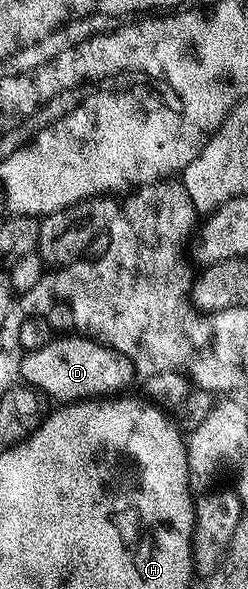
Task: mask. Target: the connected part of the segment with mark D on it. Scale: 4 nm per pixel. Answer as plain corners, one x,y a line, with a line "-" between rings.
54,336
44,348
25,351
21,356
21,381
47,399
55,398
58,404
114,396
136,378
134,365
124,355
85,336

